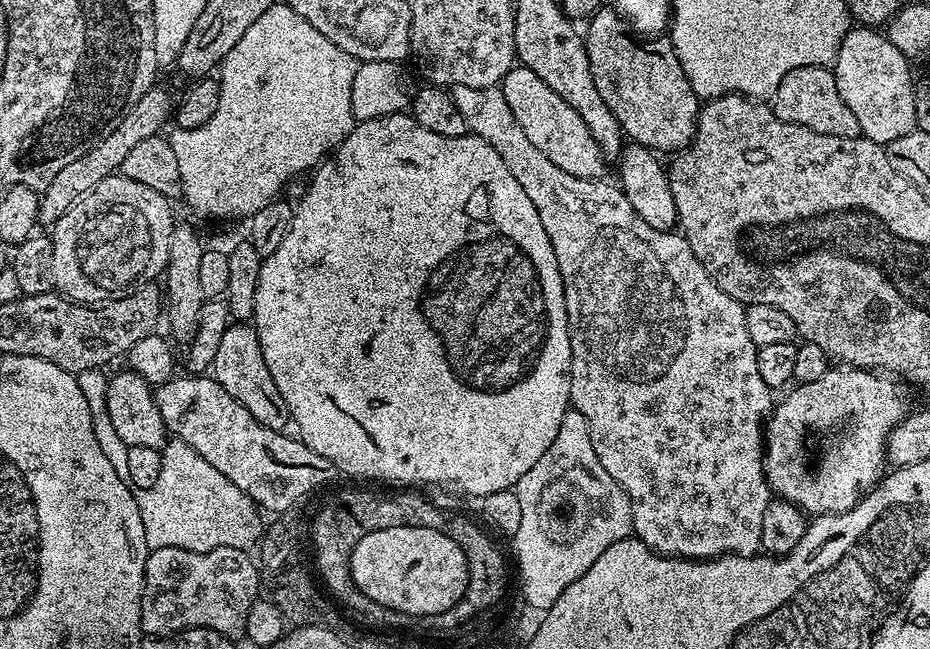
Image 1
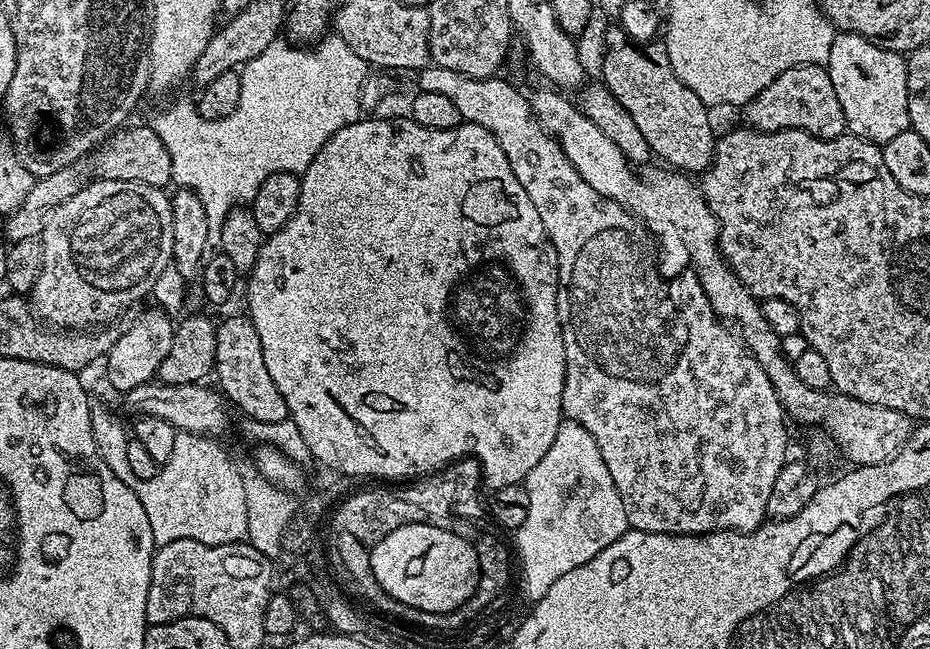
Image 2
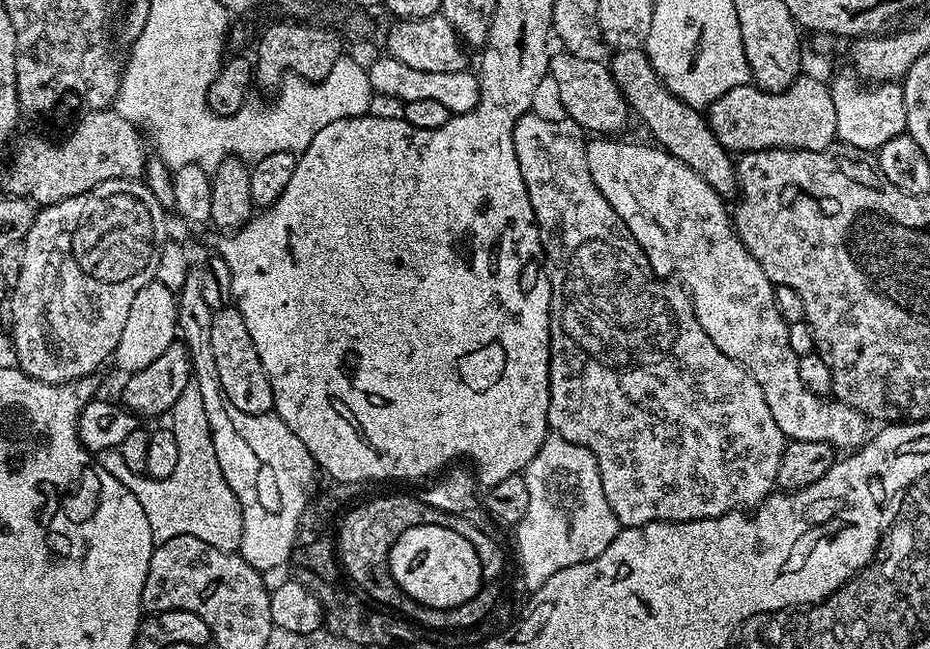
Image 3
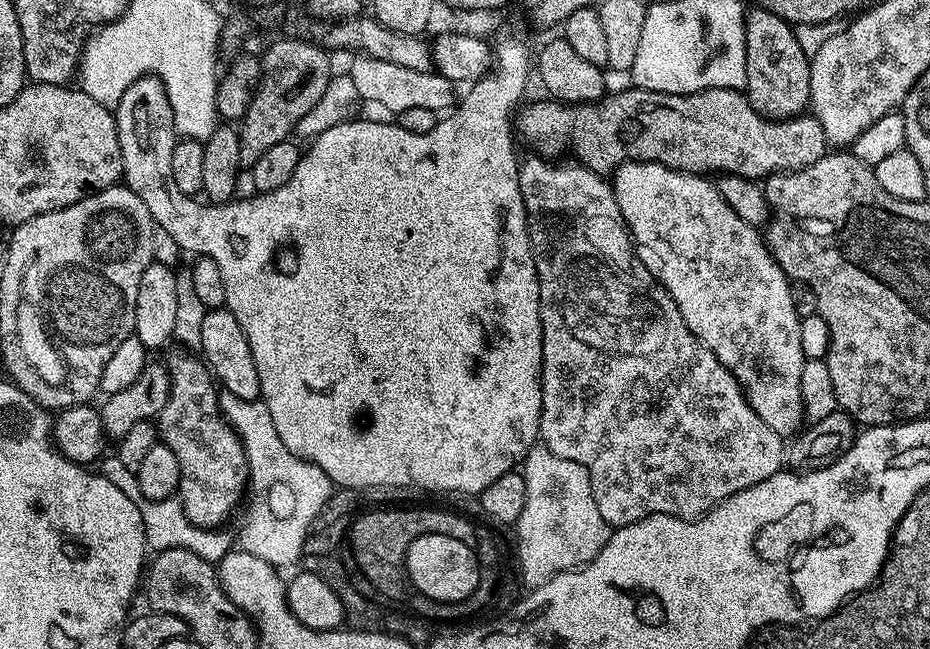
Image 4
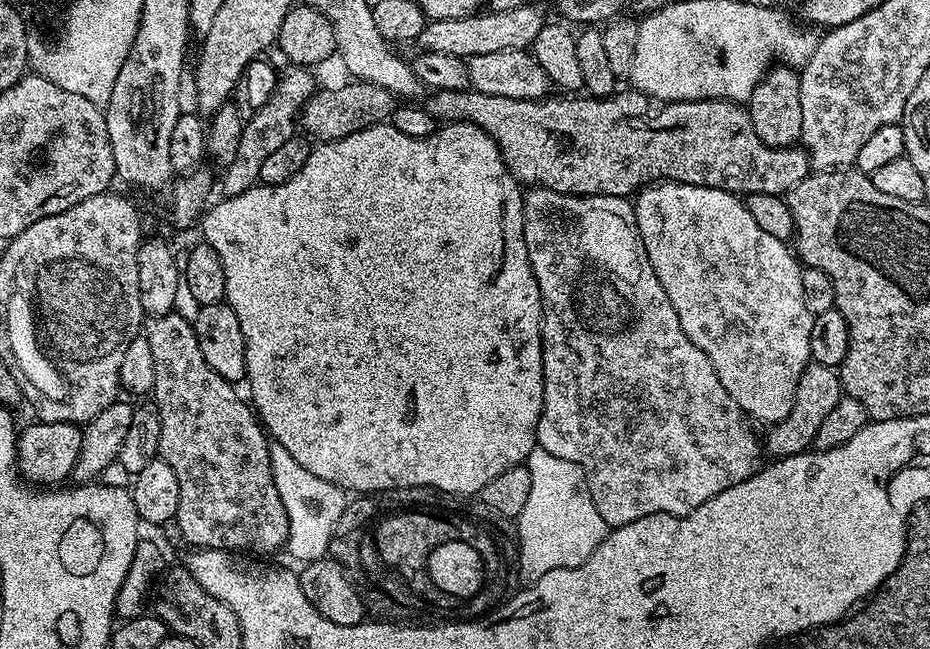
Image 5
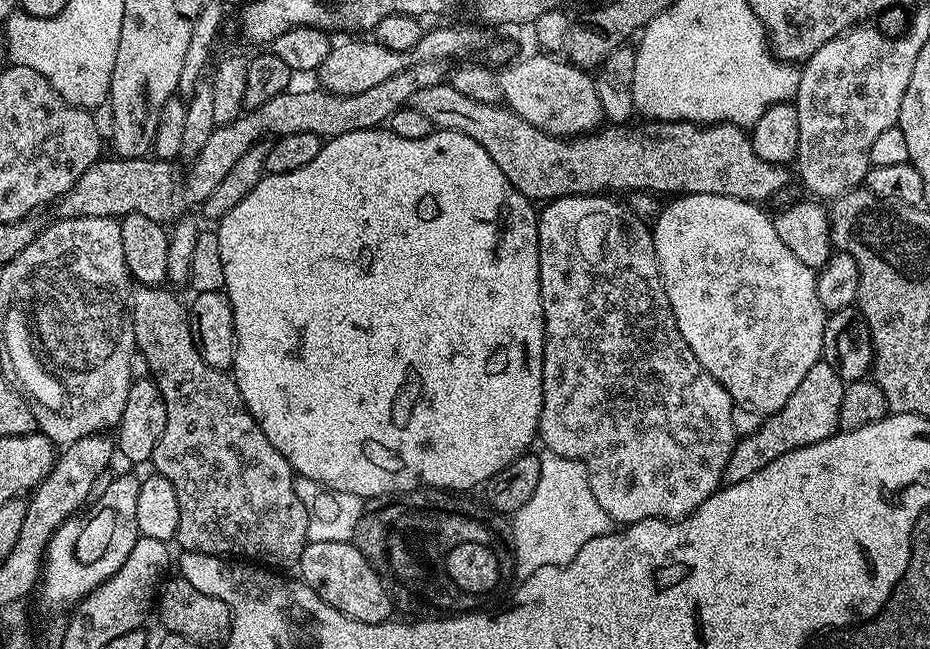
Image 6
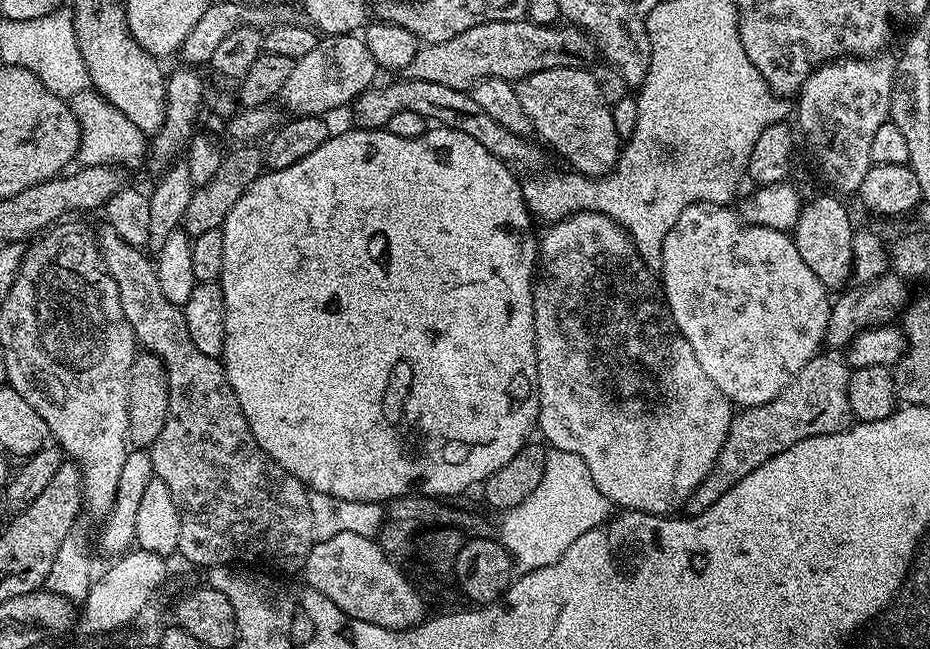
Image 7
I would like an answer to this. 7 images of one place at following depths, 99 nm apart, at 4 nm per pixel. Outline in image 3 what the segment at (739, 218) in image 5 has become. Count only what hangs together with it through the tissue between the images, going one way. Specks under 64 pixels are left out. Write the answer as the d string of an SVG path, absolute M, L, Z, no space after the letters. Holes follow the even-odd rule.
M592 138L587 141L590 178L594 178L594 186L598 186L602 198L606 198L610 206L614 206L614 214L622 218L641 248L661 248L672 259L683 287L692 298L694 314L698 322L702 322L702 330L710 334L714 346L718 346L718 350L722 350L726 358L738 362L751 374L754 382L758 382L762 395L766 398L766 406L770 406L770 415L774 422L778 422L778 430L782 430L788 440L826 442L837 450L862 447L870 436L868 417L855 412L841 400L816 396L802 382L798 374L800 357L790 347L789 324L784 321L782 314L778 314L776 289L770 278L766 278L766 270L758 266L756 259L741 242L729 205L713 188L706 186L706 182L702 182L702 178L698 178L698 174L694 174L690 166L678 162L678 158L674 158L663 148L651 143L627 144L618 139L622 138Z

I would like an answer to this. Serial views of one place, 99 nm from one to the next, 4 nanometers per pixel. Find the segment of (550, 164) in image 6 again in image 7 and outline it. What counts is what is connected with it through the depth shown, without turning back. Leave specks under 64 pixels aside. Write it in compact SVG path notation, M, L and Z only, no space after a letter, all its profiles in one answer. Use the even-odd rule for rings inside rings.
M400 78L394 84L384 84L367 88L350 105L350 111L356 121L355 127L365 130L380 130L394 118L394 114L401 113L402 110L410 110L414 114L422 114L422 118L429 122L435 122L442 128L453 128L462 134L470 134L474 142L482 142L490 154L494 154L505 162L516 164L536 164L540 160L540 152L536 148L528 145L527 139L510 134L508 130L502 130L478 102L467 91L459 92L450 86L441 86L439 82L422 82L421 80L410 80ZM513 160L513 161L512 161ZM516 163L516 164L515 164Z

